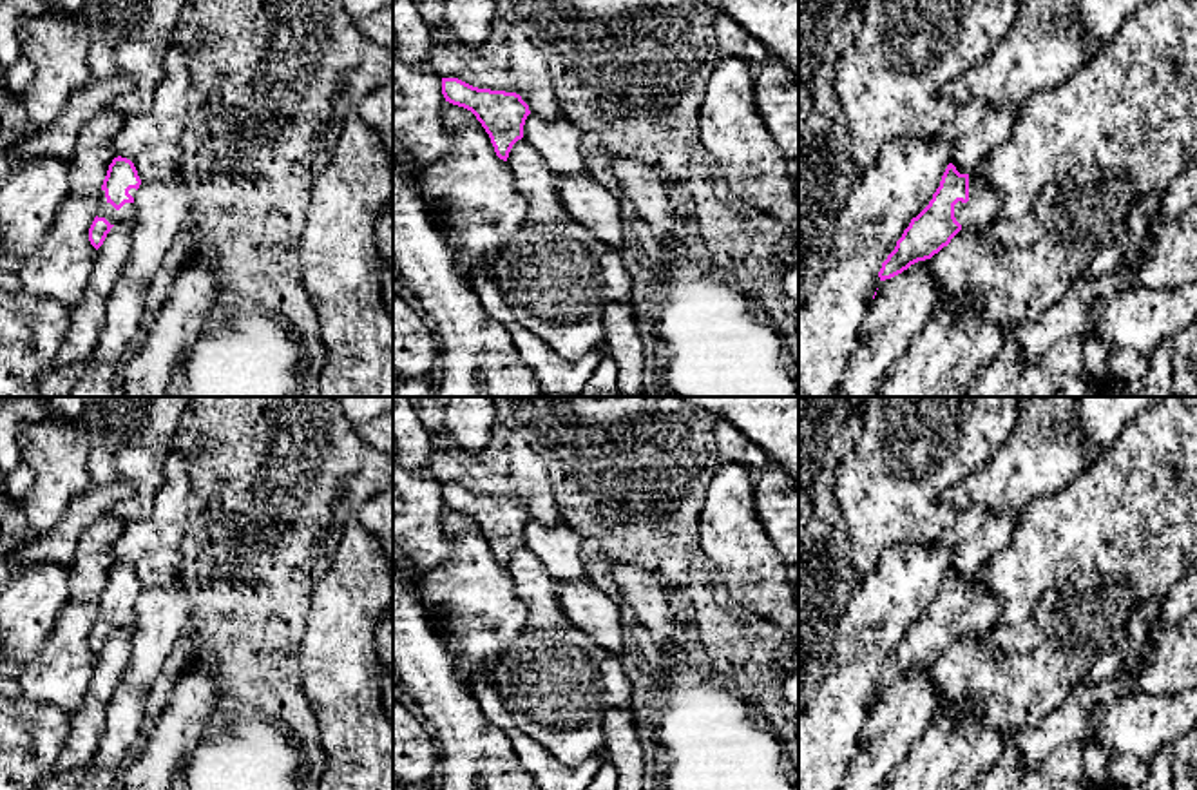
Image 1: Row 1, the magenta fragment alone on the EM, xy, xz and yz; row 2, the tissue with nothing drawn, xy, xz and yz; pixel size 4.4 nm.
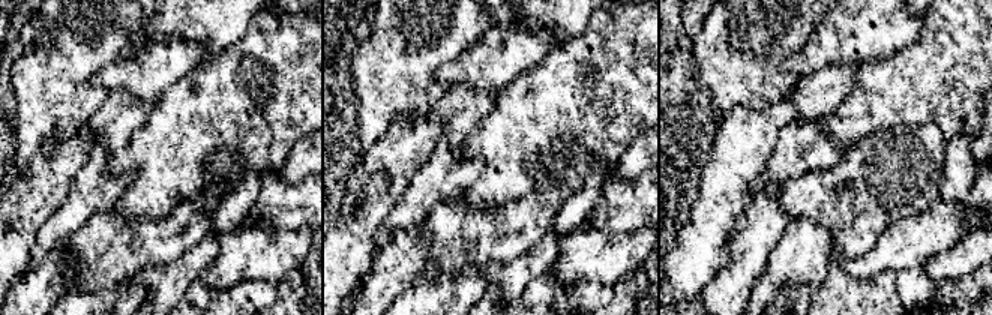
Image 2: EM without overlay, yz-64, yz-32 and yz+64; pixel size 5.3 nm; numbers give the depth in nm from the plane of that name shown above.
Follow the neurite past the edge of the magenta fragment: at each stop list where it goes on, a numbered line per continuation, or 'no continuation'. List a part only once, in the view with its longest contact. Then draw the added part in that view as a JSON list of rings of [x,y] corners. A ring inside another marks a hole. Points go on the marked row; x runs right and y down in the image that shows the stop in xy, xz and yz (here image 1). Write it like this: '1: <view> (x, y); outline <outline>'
1: yz (984, 203); outline [[[976,172],[969,174],[969,201],[954,205],[954,217],[962,228],[985,228],[1001,208],[1001,196]]]

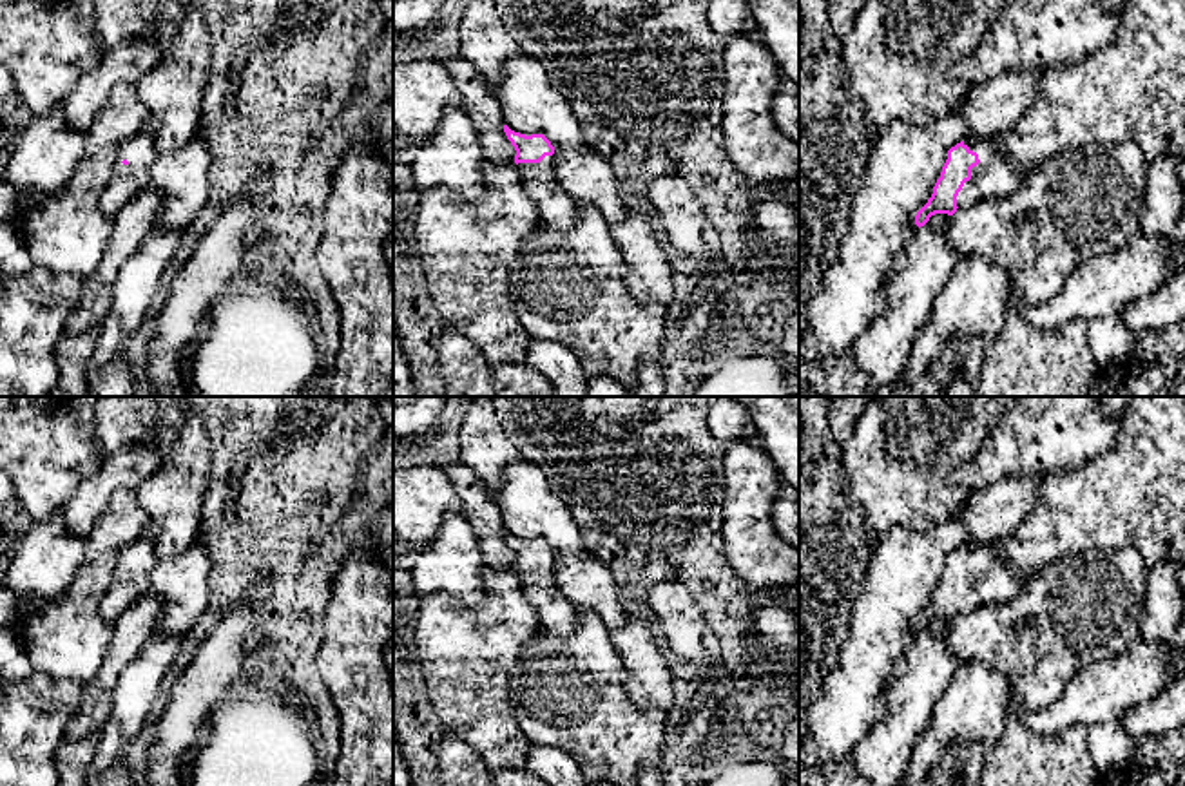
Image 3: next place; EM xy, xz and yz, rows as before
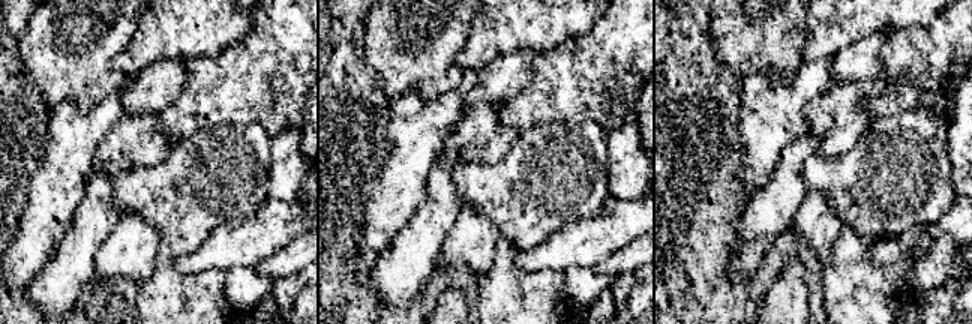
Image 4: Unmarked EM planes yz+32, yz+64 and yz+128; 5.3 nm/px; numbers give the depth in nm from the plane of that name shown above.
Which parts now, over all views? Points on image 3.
1: yz (993, 176); outline [[[1004,134],[982,139],[966,136],[962,139],[969,150],[978,154],[980,163],[971,168],[971,179],[964,183],[957,196],[959,208],[1009,196],[1022,185],[1024,179],[1013,170],[1000,150],[1002,138]]]

